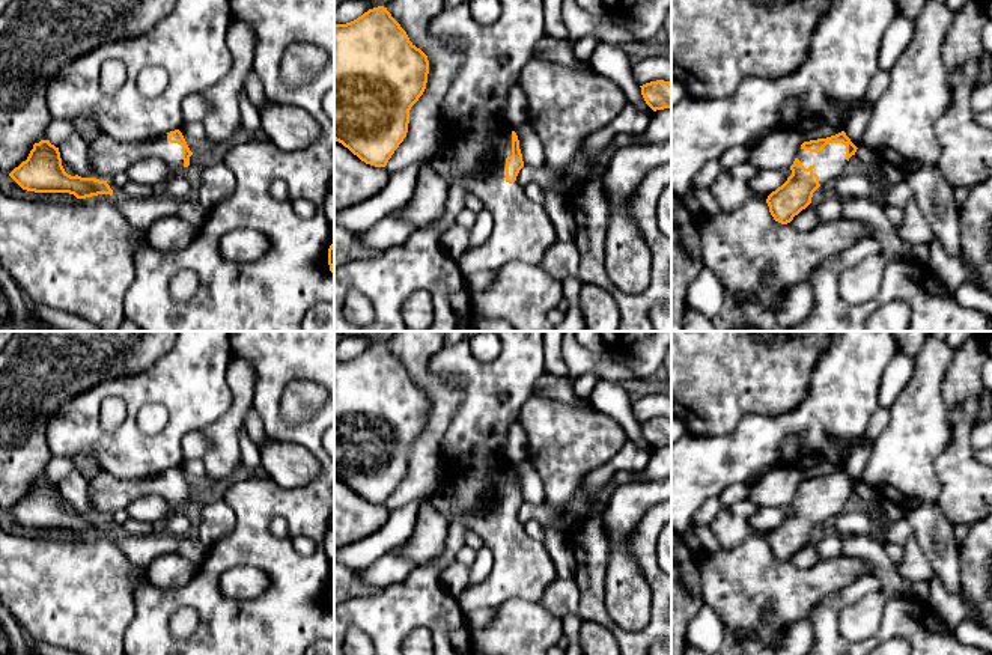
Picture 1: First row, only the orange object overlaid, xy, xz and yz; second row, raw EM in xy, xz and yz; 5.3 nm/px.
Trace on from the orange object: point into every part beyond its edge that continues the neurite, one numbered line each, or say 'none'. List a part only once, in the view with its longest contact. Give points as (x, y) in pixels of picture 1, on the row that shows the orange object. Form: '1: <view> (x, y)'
1: xz (523, 231)

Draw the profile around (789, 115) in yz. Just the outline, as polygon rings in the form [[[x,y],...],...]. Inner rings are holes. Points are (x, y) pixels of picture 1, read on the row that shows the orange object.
[[[790,99],[780,110],[780,128],[796,128],[799,126],[799,110],[801,104],[796,99]]]

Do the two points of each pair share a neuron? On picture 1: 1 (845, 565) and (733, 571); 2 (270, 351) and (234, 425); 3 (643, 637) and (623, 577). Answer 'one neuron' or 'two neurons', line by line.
1: one neuron
2: two neurons
3: two neurons

